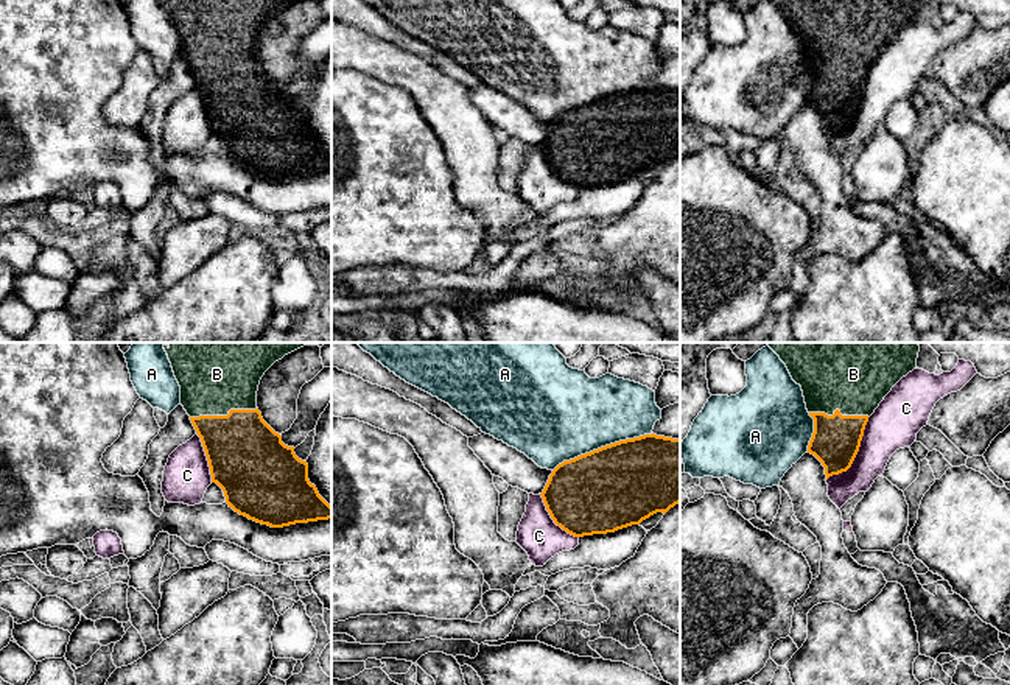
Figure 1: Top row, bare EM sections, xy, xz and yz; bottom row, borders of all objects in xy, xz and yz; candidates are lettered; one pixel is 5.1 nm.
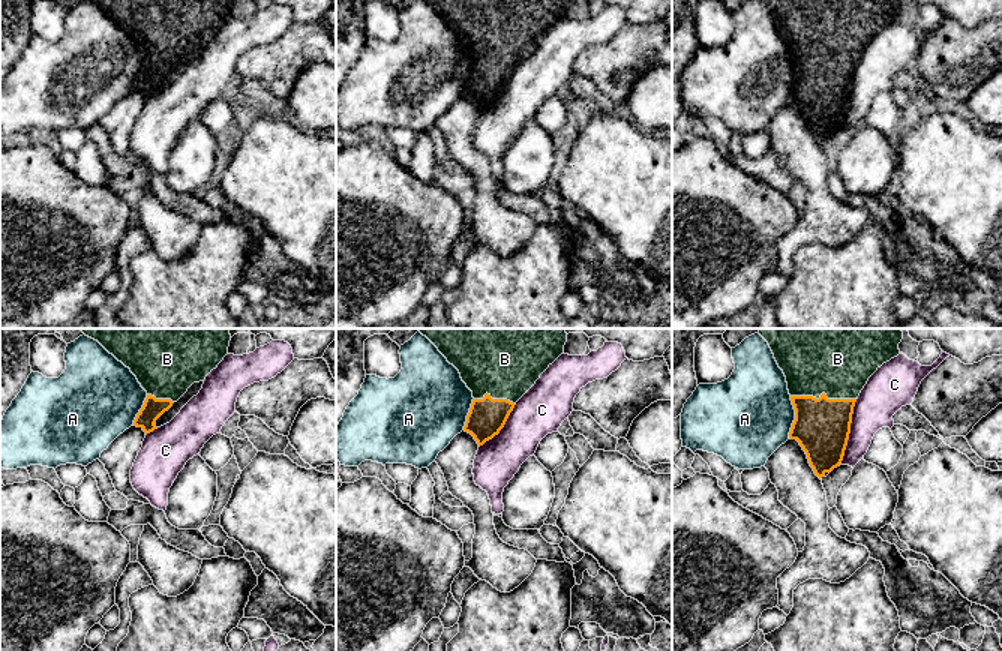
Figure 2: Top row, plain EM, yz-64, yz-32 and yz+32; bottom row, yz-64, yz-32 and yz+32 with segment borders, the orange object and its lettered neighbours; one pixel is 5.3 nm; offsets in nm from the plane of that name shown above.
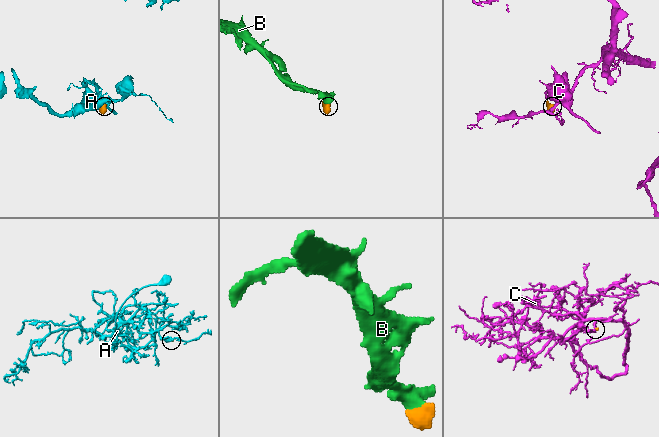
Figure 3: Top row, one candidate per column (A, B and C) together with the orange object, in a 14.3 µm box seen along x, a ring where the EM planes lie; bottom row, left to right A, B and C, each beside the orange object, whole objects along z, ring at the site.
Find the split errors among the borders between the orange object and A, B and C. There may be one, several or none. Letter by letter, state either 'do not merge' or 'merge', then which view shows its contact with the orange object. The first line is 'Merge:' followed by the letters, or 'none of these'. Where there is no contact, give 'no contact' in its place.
Merge: B
A: do not merge; meets orange in xz
B: merge; meets orange in xy
C: do not merge; meets orange in yz

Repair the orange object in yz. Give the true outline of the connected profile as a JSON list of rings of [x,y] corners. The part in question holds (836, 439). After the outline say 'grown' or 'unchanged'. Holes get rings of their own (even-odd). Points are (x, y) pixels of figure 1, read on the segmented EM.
[[[767,342],[801,386],[814,419],[808,453],[825,467],[826,480],[847,472],[861,447],[868,417],[892,388],[917,369],[918,342]]]; grown

